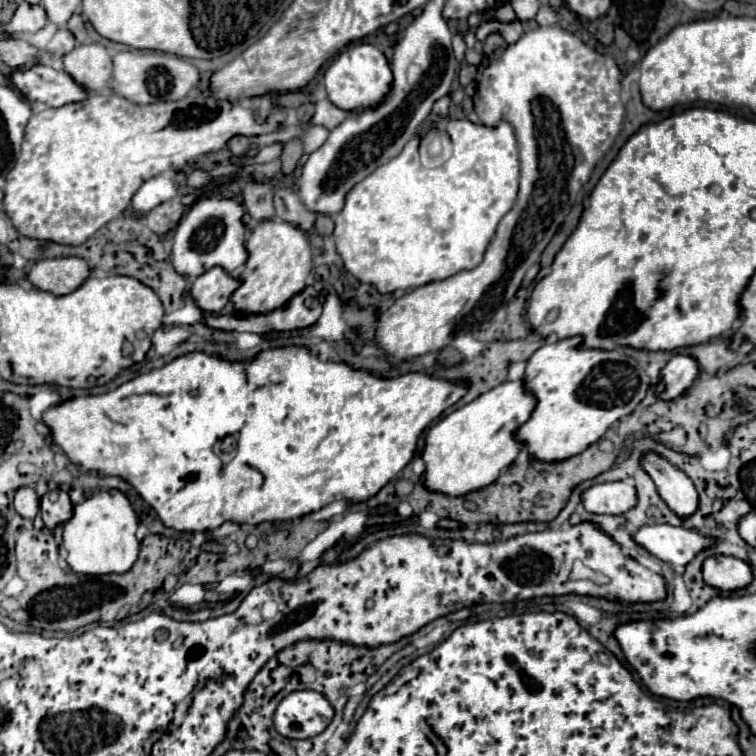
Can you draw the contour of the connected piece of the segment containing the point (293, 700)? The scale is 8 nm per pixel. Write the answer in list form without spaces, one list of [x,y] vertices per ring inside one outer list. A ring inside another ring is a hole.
[[[292,691],[274,713],[274,727],[288,739],[308,739],[322,733],[334,717],[328,699],[318,691]]]

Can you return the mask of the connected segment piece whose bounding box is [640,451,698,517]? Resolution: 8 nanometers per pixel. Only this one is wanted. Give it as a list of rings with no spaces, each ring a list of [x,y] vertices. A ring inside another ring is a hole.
[[[648,451],[640,461],[642,469],[652,477],[660,497],[680,517],[688,517],[698,509],[698,493],[694,483],[676,465],[664,459],[660,453]]]

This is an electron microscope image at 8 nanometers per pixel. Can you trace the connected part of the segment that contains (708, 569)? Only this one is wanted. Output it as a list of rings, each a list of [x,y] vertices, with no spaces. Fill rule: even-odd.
[[[728,555],[708,557],[702,565],[702,573],[708,585],[724,591],[742,589],[752,581],[752,567],[746,561]]]

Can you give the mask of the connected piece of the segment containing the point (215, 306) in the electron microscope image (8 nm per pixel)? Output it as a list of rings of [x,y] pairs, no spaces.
[[[214,267],[200,275],[188,289],[194,305],[206,313],[220,313],[230,305],[232,293],[240,287],[240,279],[232,277],[222,267]]]

